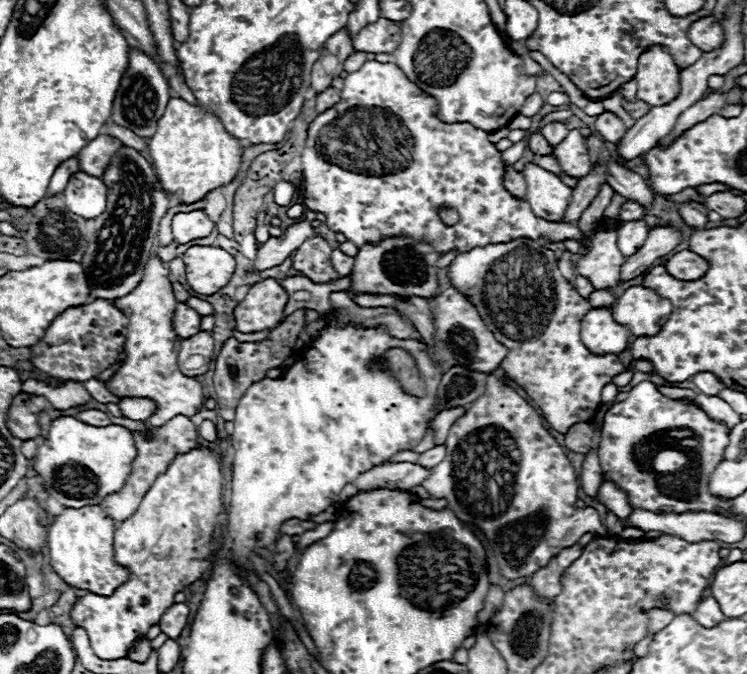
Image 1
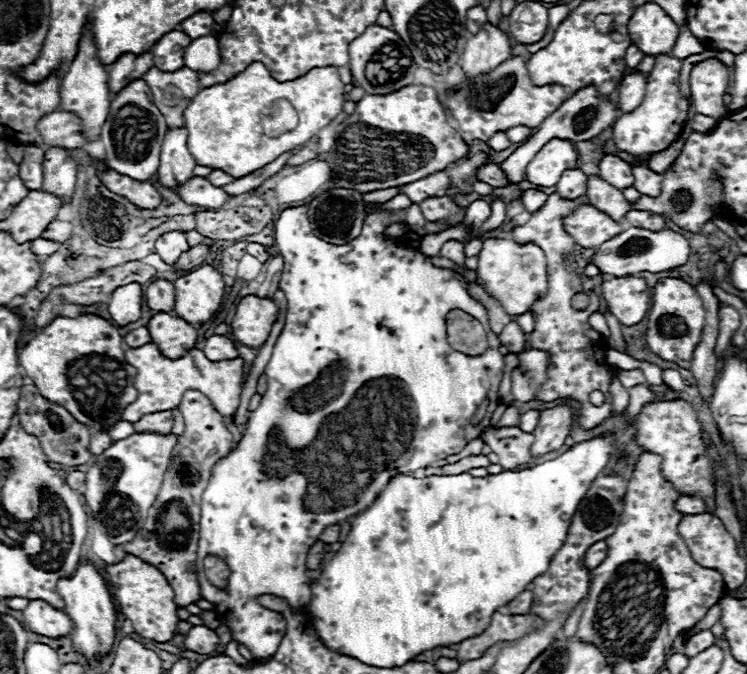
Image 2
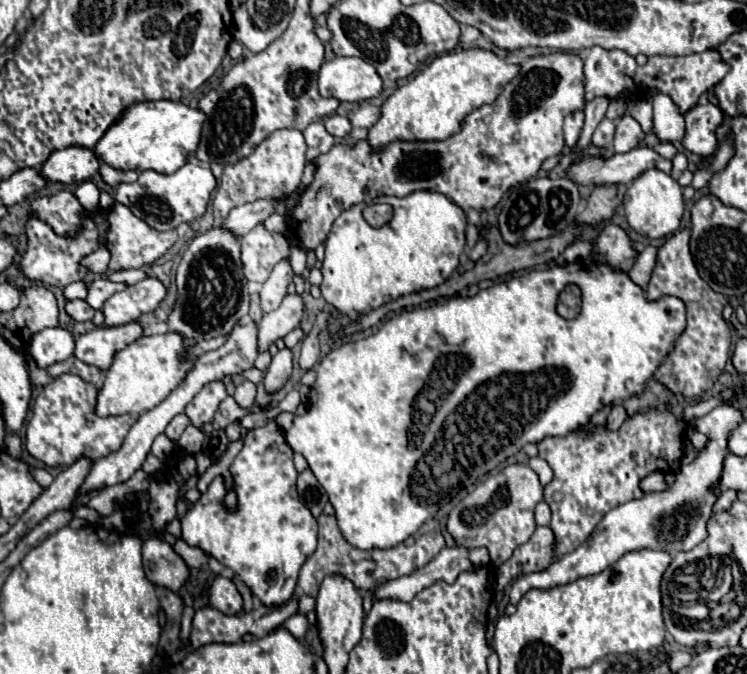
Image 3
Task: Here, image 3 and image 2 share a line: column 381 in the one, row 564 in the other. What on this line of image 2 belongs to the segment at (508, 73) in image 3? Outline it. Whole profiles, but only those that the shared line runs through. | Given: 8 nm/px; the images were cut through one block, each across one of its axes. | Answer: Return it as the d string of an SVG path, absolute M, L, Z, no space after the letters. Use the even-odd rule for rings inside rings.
M128 554L118 564L106 566L106 570L112 580L118 608L134 624L136 634L140 634L142 638L150 638L154 642L170 642L178 634L180 618L176 614L178 606L174 604L174 592L166 582L166 578L160 574L160 570L156 570L154 566L142 562L132 554Z

